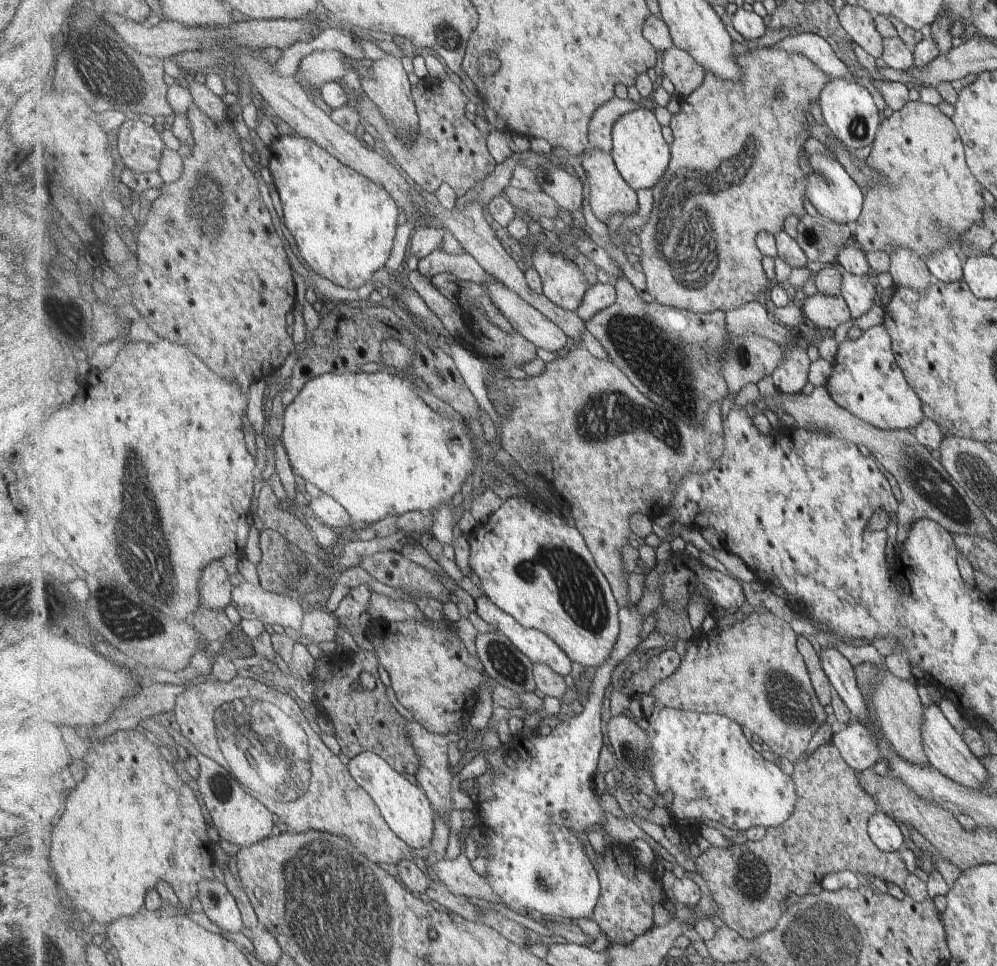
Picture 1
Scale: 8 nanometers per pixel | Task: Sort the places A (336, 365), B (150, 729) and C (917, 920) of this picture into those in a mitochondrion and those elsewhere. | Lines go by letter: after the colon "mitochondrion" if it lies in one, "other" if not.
A: other
B: other
C: other

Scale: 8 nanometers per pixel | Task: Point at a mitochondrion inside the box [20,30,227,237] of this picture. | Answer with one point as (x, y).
(112, 82)

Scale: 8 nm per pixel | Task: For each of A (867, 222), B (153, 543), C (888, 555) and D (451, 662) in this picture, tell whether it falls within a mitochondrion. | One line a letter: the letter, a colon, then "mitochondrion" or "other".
A: other
B: mitochondrion
C: other
D: other

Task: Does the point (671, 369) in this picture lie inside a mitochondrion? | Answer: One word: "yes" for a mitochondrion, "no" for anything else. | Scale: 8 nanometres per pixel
yes

